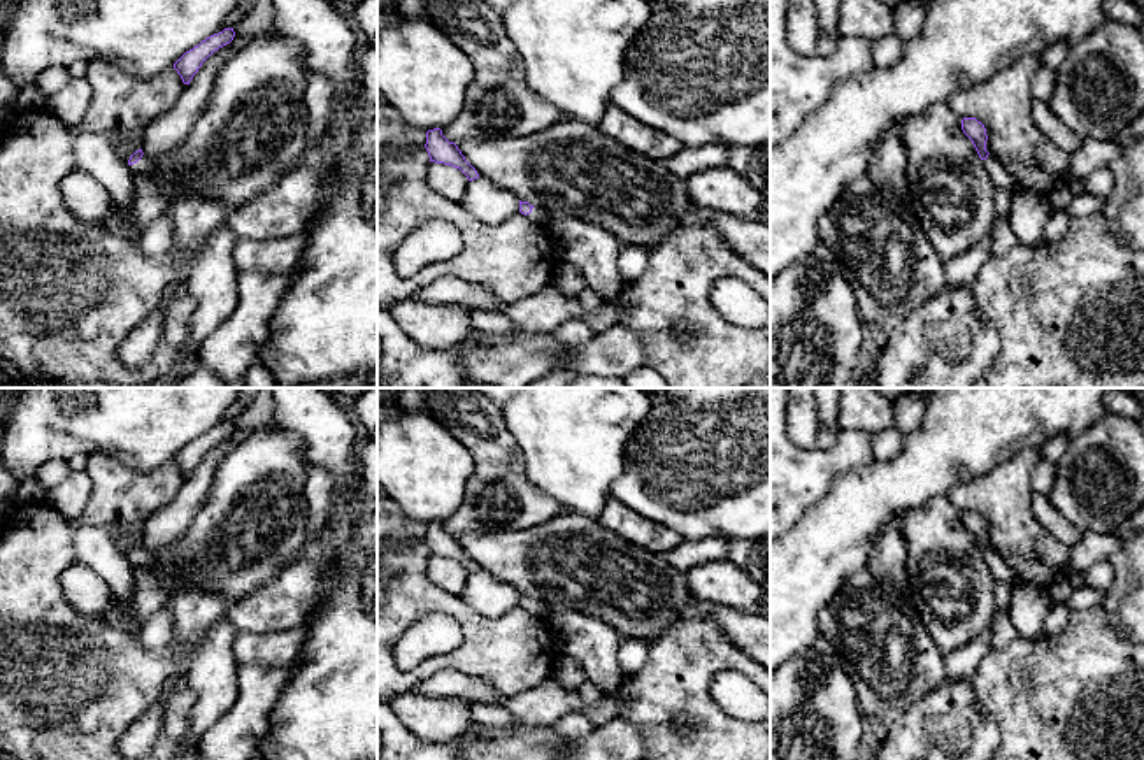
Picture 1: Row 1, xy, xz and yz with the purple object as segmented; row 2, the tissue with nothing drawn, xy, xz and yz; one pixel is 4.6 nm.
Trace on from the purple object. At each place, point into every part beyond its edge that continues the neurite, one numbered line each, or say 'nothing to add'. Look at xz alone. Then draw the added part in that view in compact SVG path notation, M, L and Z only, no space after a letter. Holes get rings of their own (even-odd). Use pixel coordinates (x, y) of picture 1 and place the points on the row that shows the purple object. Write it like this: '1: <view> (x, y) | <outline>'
1: xz (539, 216) | M533 207L532 212L526 214L526 218L528 218L532 223L535 223L535 225L539 225L539 226L542 226L542 228L547 228L547 230L549 230L549 226L551 226L551 223L554 221L554 218L553 218L547 211L544 211L544 209L540 209L540 207Z

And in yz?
1: yz (1000, 178) | M988 154L988 158L983 160L983 165L991 177L993 188L1007 190L1012 195L1019 190L1016 179L1002 167L1002 163L993 154Z

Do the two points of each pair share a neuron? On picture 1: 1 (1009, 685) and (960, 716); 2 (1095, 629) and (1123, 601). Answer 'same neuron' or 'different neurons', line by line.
1: different neurons
2: different neurons

